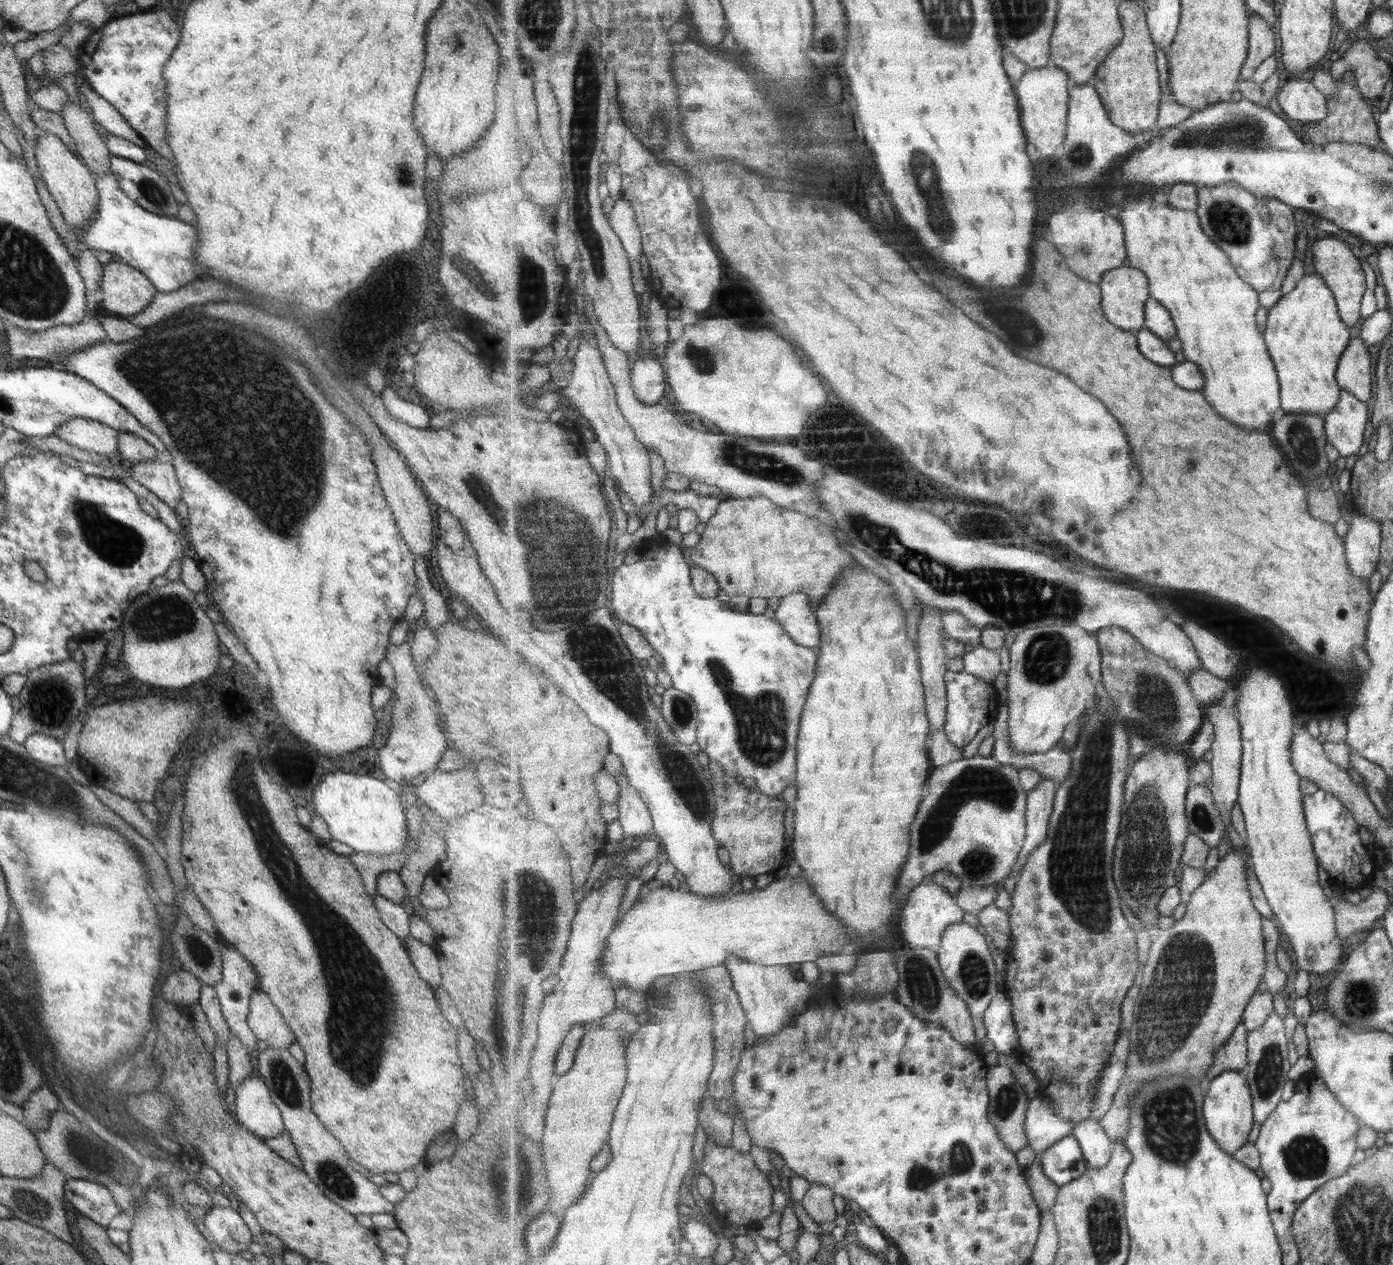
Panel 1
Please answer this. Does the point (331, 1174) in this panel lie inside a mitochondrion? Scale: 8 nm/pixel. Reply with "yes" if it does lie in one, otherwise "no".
yes

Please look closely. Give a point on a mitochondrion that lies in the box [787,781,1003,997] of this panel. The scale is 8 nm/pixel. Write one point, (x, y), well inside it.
(977, 864)

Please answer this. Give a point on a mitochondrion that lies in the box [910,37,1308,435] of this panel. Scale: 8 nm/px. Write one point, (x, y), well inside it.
(1245, 133)

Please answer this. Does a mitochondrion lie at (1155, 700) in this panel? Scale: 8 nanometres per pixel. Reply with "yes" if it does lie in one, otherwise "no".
yes

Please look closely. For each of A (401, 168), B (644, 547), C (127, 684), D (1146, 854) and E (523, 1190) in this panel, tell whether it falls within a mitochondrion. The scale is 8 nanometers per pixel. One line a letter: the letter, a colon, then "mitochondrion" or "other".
A: mitochondrion
B: other
C: other
D: mitochondrion
E: mitochondrion

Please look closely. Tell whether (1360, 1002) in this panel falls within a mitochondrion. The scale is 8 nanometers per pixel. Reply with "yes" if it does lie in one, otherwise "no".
yes

